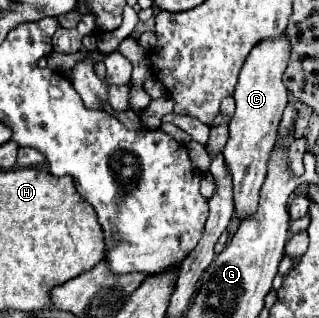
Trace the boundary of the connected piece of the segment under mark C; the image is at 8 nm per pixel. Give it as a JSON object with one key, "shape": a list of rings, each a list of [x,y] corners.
{"shape":[[[286,34],[258,42],[248,54],[238,76],[238,84],[234,92],[236,112],[230,120],[230,138],[222,154],[232,172],[236,214],[240,218],[246,218],[256,210],[258,190],[264,184],[270,152],[276,146],[278,124],[282,120],[284,106],[288,104],[288,88],[284,86],[282,74],[290,60],[290,48],[292,44]]]}

